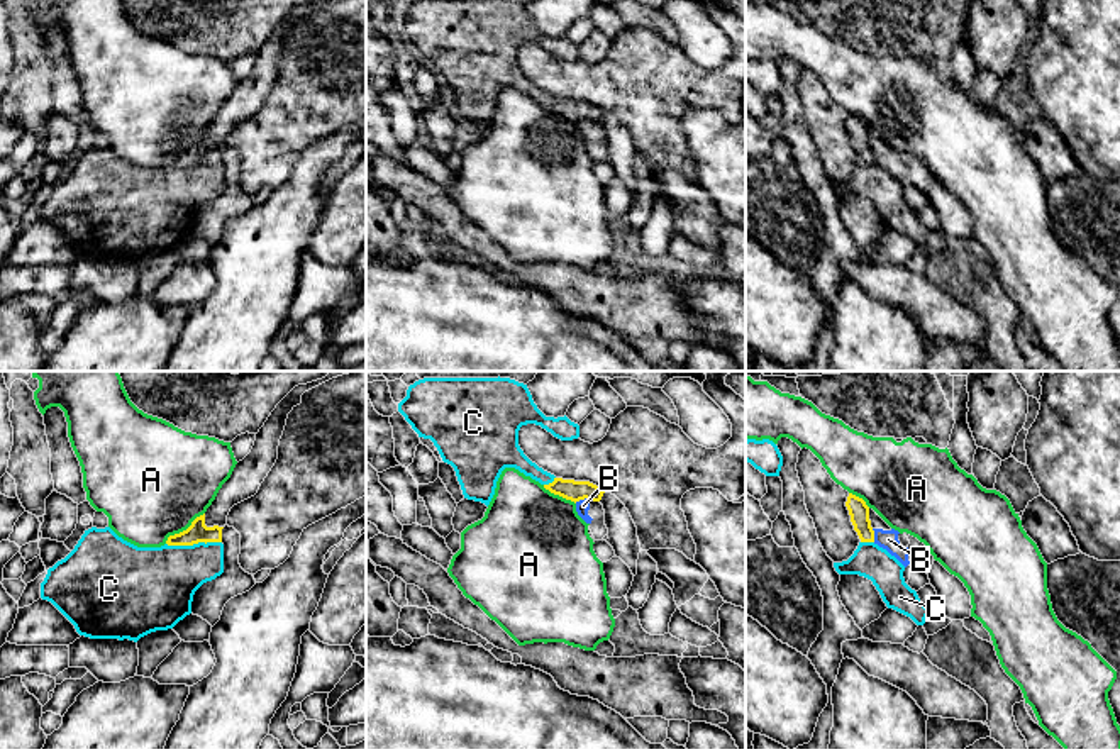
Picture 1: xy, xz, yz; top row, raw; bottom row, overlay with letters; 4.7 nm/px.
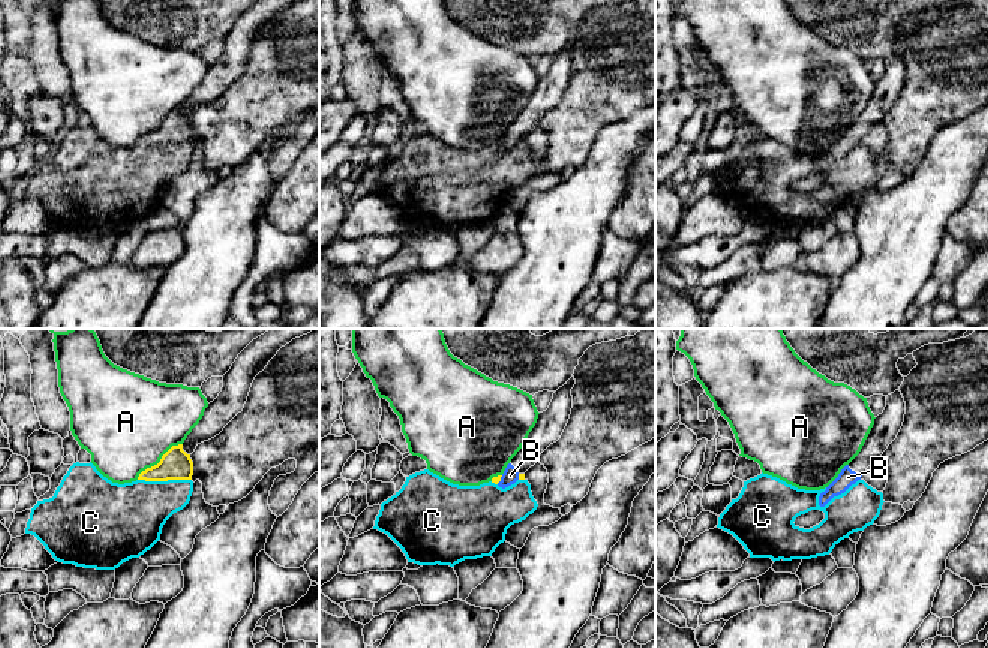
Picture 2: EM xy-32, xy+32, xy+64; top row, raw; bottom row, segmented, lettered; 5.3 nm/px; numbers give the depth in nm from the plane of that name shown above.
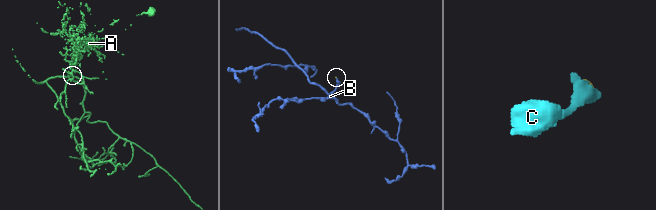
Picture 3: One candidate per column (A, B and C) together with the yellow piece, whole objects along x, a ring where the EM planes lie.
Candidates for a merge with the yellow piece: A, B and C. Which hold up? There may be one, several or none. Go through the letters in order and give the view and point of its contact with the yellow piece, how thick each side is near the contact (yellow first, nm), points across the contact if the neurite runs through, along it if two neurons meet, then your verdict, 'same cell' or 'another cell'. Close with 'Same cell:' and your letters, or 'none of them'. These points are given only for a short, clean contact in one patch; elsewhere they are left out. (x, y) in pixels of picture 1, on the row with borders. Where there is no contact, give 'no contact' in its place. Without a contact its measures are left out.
A: xy (183, 531) | 100/480 nm | another cell
B: xz (582, 499) | 100/60 nm | along xz (588, 499), (575, 502) | another cell
C: xy (194, 543) | 100/340 nm | same cell
Same cell: C

